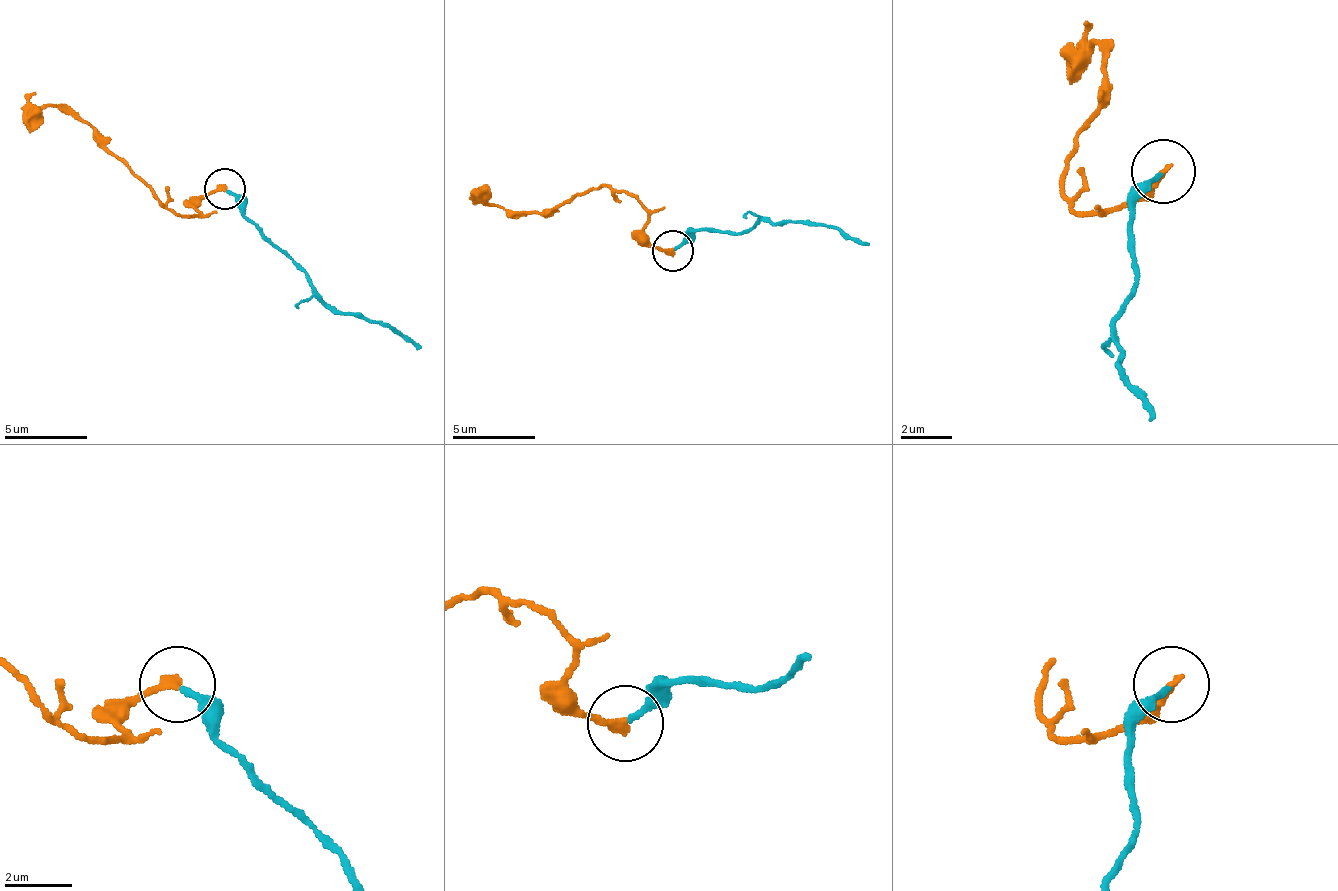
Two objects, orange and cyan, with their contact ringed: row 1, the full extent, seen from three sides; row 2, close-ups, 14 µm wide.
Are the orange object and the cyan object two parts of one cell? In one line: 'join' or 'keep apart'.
join

